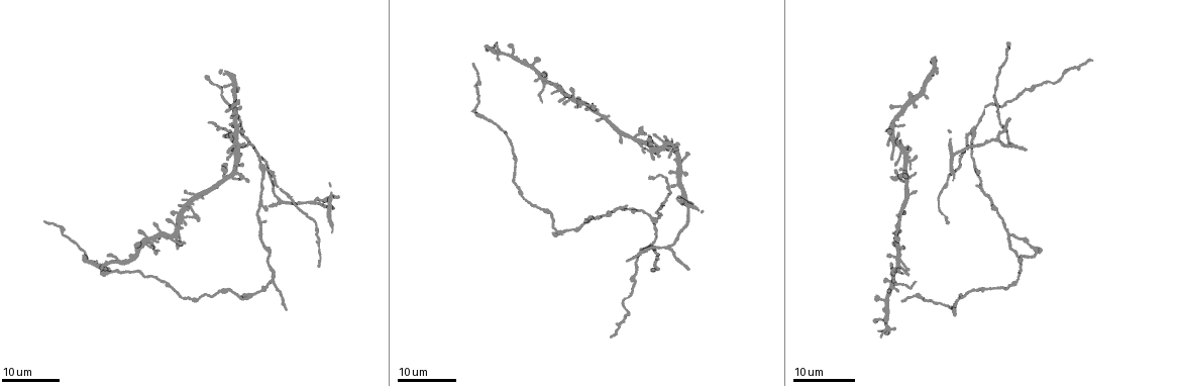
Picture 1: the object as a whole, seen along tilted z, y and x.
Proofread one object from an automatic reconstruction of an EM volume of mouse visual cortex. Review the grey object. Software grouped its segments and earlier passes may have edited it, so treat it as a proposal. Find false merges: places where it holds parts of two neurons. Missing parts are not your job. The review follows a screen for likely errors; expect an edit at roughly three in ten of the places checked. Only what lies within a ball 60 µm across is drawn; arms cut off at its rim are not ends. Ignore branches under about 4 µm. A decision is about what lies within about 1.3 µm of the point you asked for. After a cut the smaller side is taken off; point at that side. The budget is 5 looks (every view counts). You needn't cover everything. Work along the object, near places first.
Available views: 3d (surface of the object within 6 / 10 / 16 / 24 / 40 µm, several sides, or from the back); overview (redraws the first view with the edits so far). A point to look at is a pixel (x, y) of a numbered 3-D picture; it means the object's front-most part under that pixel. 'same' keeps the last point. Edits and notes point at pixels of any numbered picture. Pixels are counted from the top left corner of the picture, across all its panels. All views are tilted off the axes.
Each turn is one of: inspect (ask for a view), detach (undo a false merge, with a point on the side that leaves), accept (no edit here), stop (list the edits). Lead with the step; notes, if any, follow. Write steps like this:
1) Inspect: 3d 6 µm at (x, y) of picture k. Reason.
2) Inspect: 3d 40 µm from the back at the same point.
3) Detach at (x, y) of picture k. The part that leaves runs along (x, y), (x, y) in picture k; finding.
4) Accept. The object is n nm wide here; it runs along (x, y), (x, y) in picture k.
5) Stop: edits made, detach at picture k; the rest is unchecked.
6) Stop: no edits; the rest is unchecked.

Inspect: 3d 16 µm at (994, 100) of picture 1.

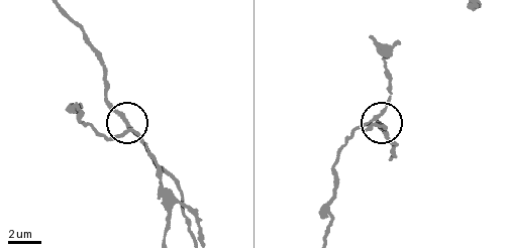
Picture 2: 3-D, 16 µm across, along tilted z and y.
Inspect: 3d 6 µm at the same point.

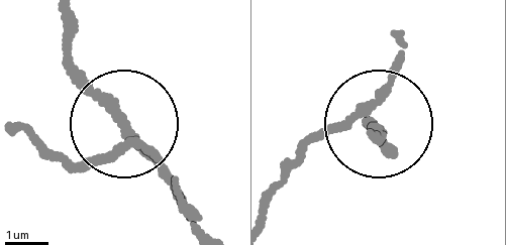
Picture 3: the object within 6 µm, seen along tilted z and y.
Accept. 4 arms meet here; it runs along (404, 37), (374, 123), (306, 141), (287, 159) in picture 3; one neuron here.

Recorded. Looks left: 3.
Inspect: 3d 16 µm at (265, 168) of picture 1. Looks like a crossing.

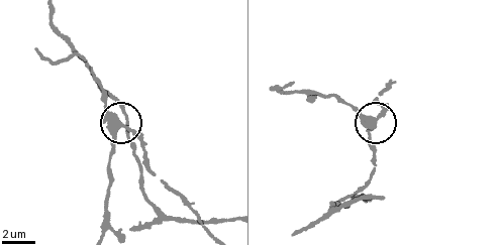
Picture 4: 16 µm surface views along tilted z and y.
Inspect: 3d 6 µm at (375, 120) of picture 4. Zoom in.

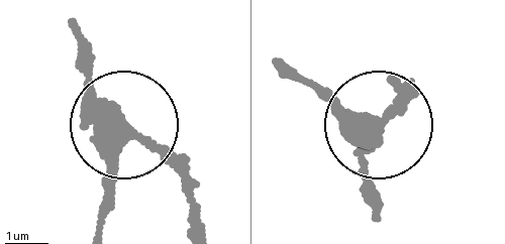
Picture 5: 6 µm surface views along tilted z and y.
Detach at (106, 182) of picture 5. The object is 340 nm wide here; a second neuron is stuck on.

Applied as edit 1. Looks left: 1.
Stop: edits made, detach at picture 5; the rest is unchecked.

